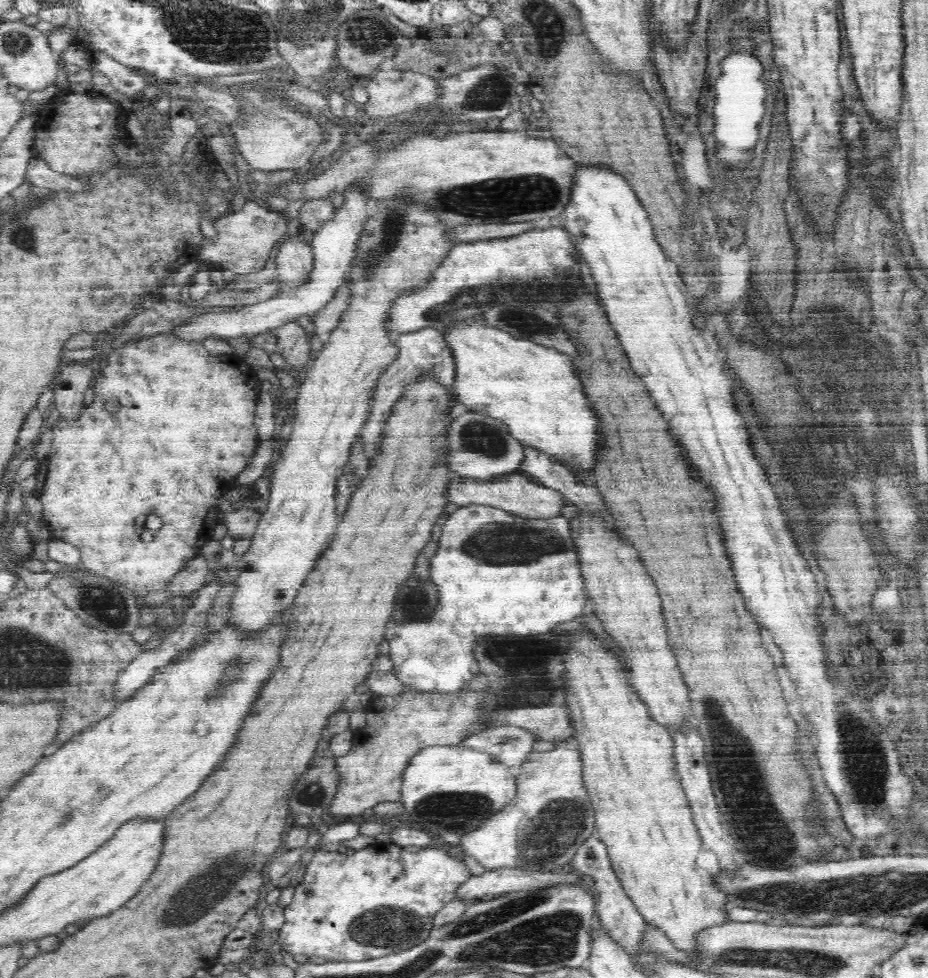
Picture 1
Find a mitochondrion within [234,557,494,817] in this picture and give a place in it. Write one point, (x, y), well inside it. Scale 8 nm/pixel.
(412, 602)

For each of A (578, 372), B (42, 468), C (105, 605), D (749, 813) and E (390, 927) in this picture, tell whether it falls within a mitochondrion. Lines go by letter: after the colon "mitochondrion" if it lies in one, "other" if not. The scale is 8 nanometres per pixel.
A: other
B: other
C: mitochondrion
D: mitochondrion
E: mitochondrion

